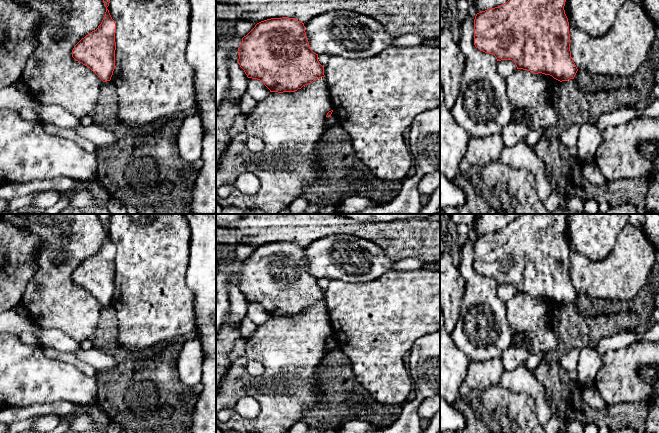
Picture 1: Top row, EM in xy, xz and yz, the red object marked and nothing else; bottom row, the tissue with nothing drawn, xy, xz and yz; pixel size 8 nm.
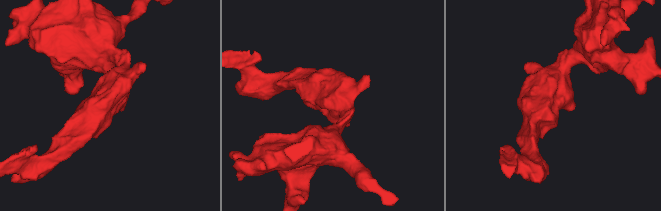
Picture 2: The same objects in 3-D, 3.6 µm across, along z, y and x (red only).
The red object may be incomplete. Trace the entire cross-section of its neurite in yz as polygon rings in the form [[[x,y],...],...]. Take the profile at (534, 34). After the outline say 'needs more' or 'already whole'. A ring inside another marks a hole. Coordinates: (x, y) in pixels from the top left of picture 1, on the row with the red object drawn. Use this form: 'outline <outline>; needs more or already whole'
outline [[[508,0],[498,7],[479,12],[474,19],[474,45],[480,51],[493,54],[497,61],[512,60],[517,69],[550,75],[560,82],[574,79],[578,69],[571,57],[565,2],[566,0]]]; already whole

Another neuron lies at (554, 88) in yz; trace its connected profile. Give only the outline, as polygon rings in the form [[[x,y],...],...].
[[[555,80],[549,88],[549,95],[554,102],[557,100],[557,97],[558,97],[559,86],[560,86],[560,81]]]

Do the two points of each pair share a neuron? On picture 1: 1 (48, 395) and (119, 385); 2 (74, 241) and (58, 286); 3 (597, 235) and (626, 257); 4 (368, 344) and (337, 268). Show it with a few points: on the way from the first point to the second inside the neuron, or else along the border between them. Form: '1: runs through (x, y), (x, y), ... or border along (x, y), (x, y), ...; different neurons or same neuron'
1: border along (95, 378), (97, 385), (96, 402); different neurons
2: runs through (67, 252), (67, 262), (58, 272), (58, 275); same neuron
3: border along (625, 226), (613, 249), (595, 261); different neurons
4: border along (330, 280), (365, 282); different neurons

